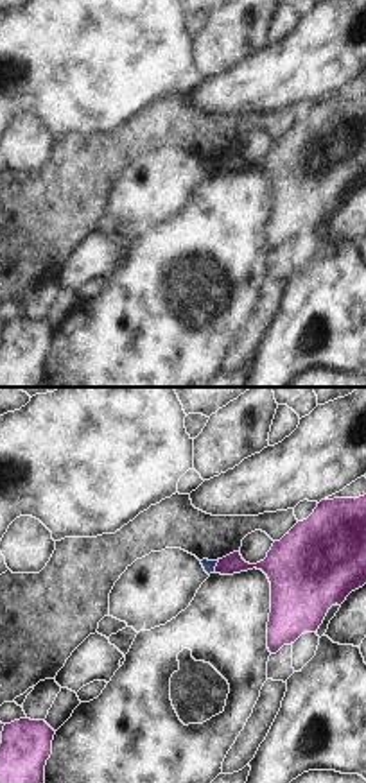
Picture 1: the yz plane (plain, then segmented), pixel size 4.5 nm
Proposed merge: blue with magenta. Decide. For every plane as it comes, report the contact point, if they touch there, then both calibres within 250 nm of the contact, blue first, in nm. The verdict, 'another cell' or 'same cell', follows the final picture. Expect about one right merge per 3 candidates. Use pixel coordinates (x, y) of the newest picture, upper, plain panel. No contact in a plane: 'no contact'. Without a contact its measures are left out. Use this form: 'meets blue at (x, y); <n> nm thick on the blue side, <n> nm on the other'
meets blue at (216, 163); 50 nm thick on the blue side, 90 nm on the other

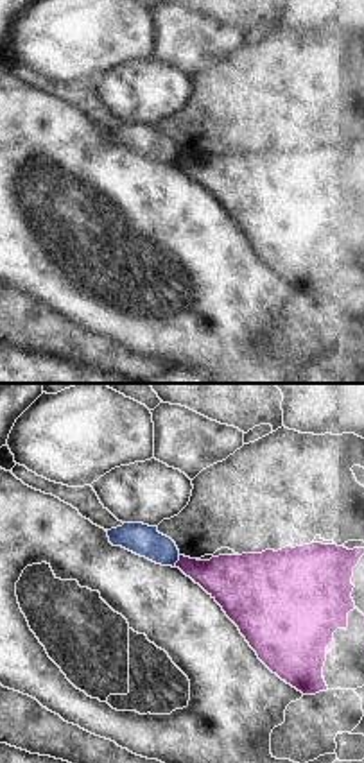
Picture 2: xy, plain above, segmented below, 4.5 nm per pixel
meets blue at (178, 158); 140 nm thick on the blue side, 220 nm on the other

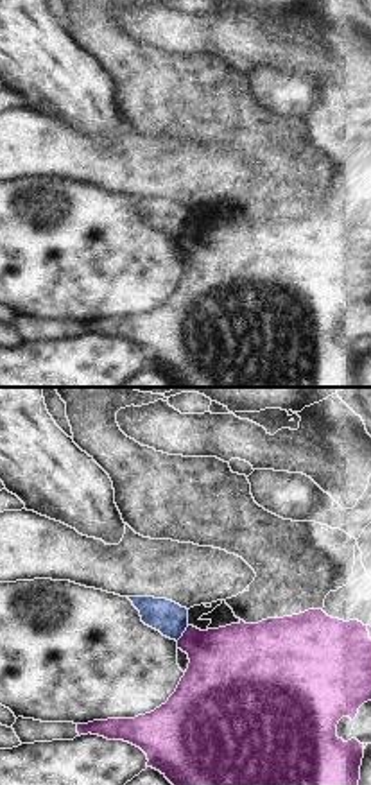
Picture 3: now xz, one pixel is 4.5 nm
meets blue at (183, 230); 150 nm thick on the blue side, 340 nm on the other

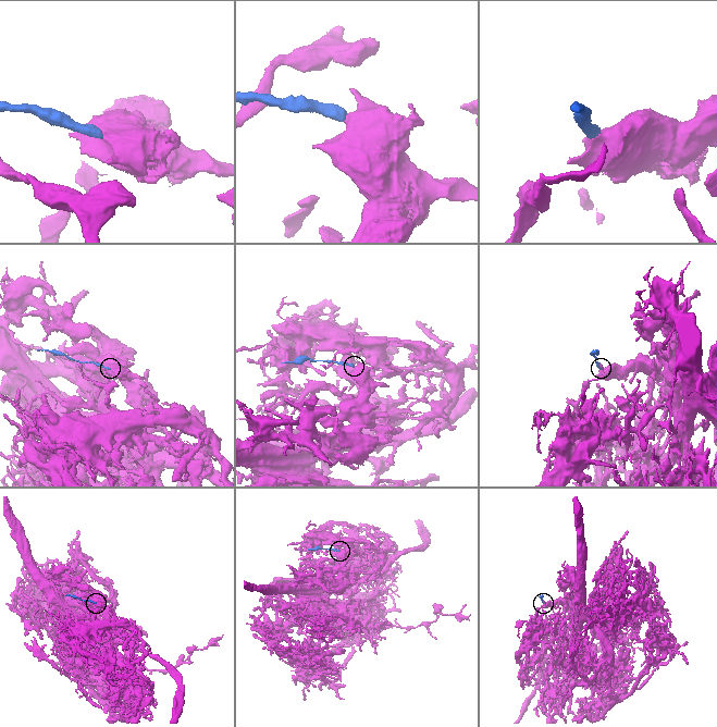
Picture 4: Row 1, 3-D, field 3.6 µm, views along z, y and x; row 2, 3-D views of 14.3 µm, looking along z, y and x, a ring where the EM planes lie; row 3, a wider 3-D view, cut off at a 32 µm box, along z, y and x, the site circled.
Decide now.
another cell

